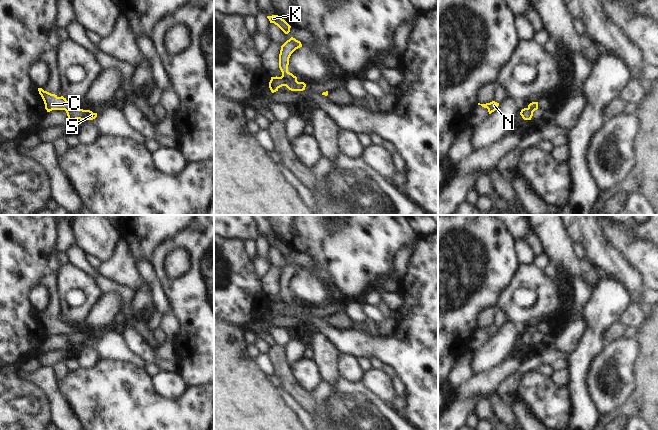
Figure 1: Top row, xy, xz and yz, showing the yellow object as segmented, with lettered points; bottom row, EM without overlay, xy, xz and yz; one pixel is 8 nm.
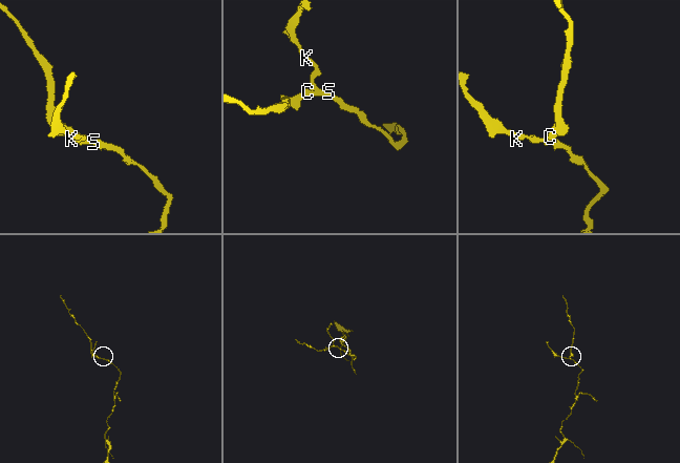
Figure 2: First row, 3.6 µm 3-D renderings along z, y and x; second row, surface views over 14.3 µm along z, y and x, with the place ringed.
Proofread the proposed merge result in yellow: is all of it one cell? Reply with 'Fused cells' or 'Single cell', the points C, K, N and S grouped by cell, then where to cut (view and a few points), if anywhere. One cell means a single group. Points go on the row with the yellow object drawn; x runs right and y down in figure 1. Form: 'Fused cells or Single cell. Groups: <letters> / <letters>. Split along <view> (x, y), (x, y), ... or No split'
Fused cells. Groups: C / K N S. Split along xz (281, 76), (296, 81)

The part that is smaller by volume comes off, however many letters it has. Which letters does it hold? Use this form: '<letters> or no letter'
C

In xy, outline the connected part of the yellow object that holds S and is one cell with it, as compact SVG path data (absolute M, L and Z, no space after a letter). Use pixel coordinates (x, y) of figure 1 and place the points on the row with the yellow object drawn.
M76 108L74 110L66 110L66 113L69 120L93 120L97 117L97 113L93 113L90 110L83 110L80 108Z

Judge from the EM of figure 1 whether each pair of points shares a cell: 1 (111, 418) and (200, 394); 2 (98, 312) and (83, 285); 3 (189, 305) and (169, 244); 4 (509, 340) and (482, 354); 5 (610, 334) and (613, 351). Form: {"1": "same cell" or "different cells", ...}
{"1": "same cell", "2": "different cells", "3": "same cell", "4": "same cell", "5": "different cells"}

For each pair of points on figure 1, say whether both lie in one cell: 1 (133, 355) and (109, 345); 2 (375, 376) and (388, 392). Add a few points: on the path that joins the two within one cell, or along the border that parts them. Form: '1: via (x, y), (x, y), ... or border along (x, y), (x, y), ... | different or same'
1: via (127, 353), (115, 348) | same
2: via (376, 380), (384, 388) | same

